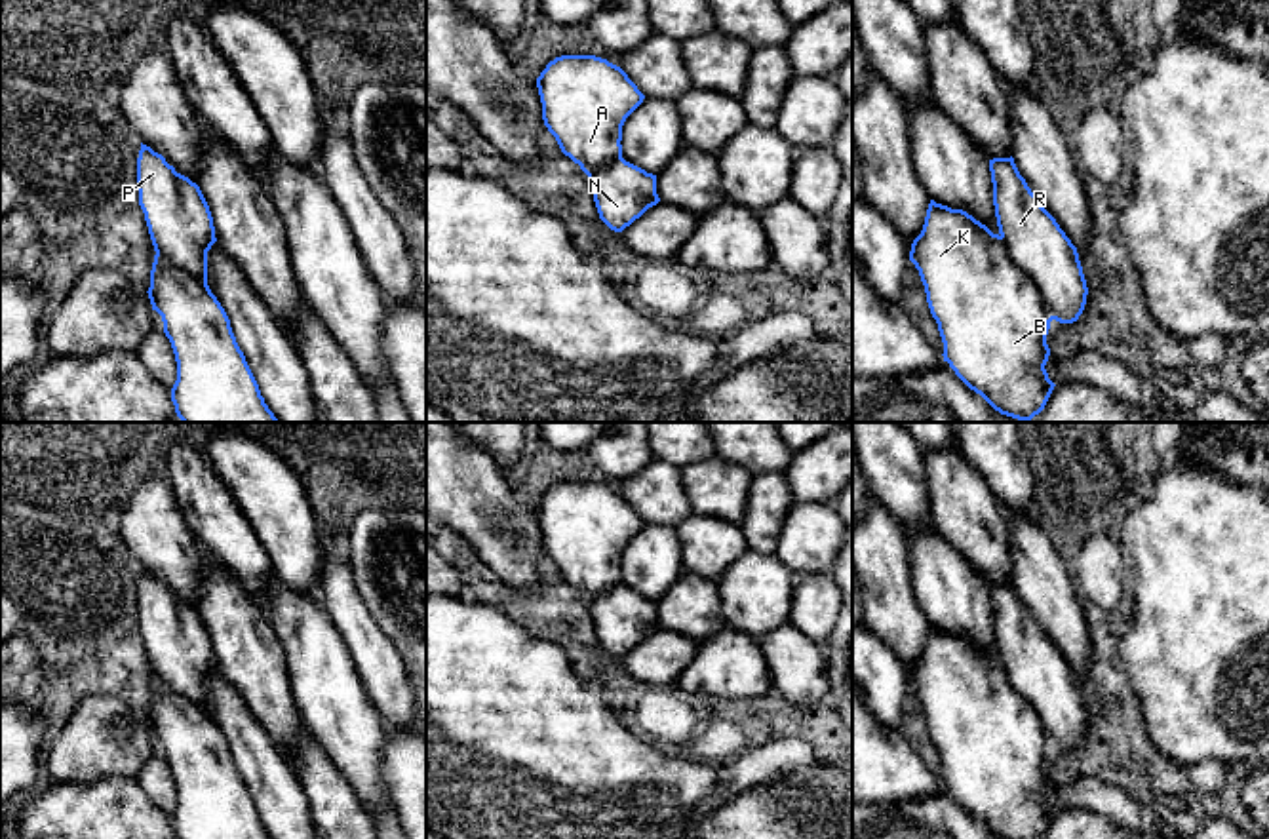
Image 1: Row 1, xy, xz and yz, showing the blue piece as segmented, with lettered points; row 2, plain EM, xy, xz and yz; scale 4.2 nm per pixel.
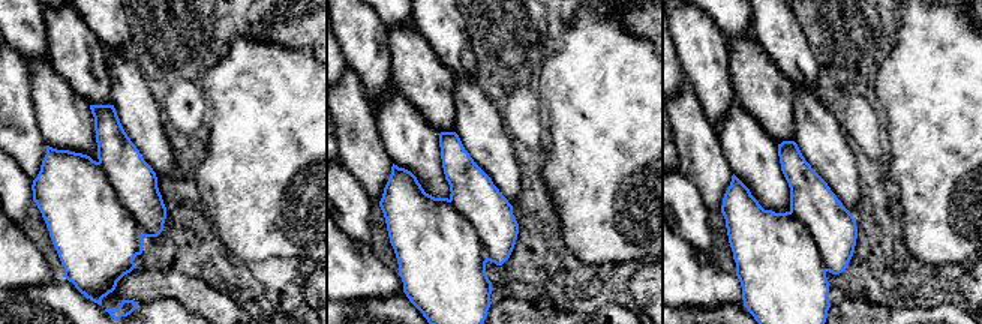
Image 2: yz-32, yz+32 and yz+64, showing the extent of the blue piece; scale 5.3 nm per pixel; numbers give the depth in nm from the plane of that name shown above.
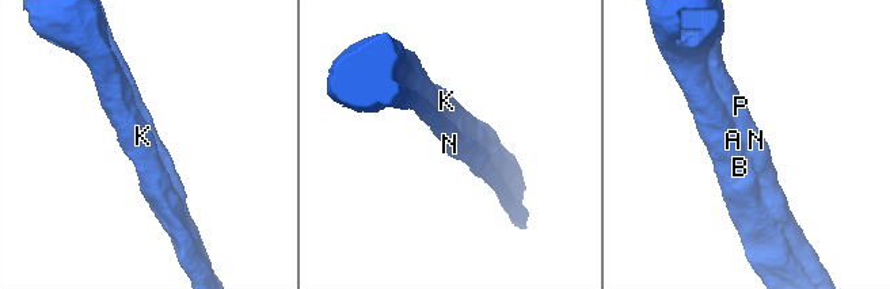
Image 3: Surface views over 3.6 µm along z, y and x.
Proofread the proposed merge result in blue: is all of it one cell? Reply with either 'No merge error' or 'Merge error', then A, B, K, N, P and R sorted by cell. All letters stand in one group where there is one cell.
Merge error. Groups: A B K / N P R

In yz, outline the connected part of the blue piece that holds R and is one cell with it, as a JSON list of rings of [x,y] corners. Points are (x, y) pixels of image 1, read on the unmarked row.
[[[1014,584],[989,586],[997,653],[1014,691],[1041,717],[1052,746],[1073,750],[1086,731],[1077,673],[1039,630]]]

